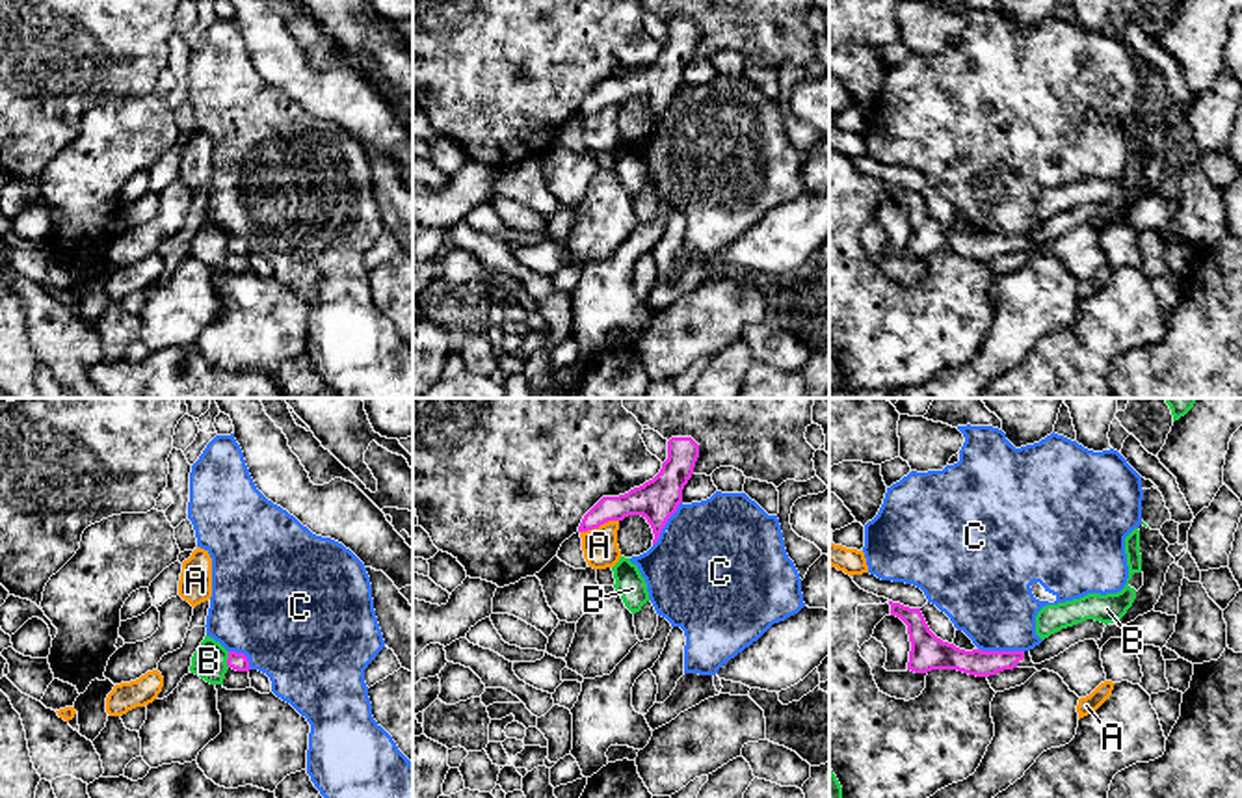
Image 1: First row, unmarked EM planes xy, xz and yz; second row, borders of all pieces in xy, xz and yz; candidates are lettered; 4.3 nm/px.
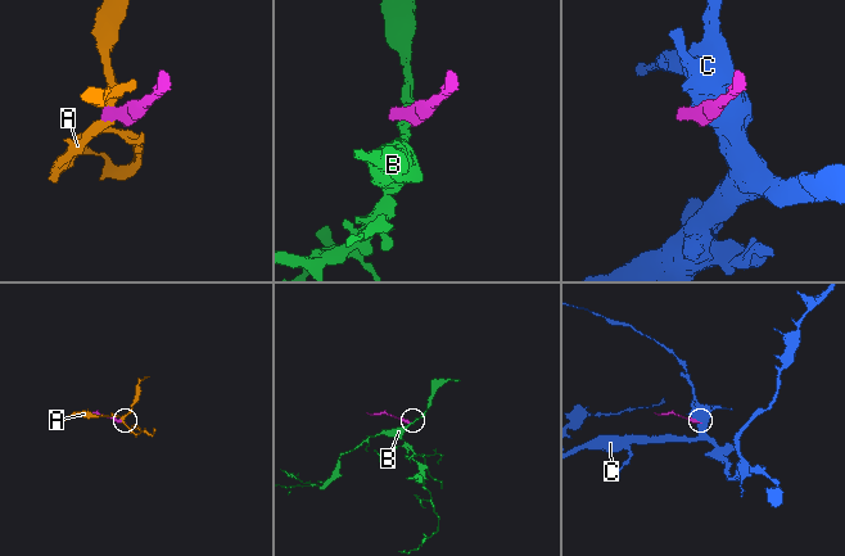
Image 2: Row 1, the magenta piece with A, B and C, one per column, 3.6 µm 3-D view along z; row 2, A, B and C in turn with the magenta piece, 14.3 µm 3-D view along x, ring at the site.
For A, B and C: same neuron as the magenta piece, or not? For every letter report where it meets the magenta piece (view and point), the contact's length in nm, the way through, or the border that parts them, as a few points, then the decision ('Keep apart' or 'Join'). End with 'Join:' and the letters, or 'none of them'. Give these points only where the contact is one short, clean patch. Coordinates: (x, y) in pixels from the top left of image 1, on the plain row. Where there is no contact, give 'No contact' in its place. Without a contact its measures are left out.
A: Touches magenta at xz (599, 108). Shared border 180 nm. Boundary: xz (618, 103), (608, 103), (581, 116). Keep apart
B: Touches magenta at xy (227, 242). Shared border 70 nm. Boundary: xy (229, 235), (227, 250). Keep apart
C: Touches magenta at yz (1001, 235). Shared border 200 nm. Boundary: yz (978, 231), (1023, 235). Keep apart
Join: none of them

